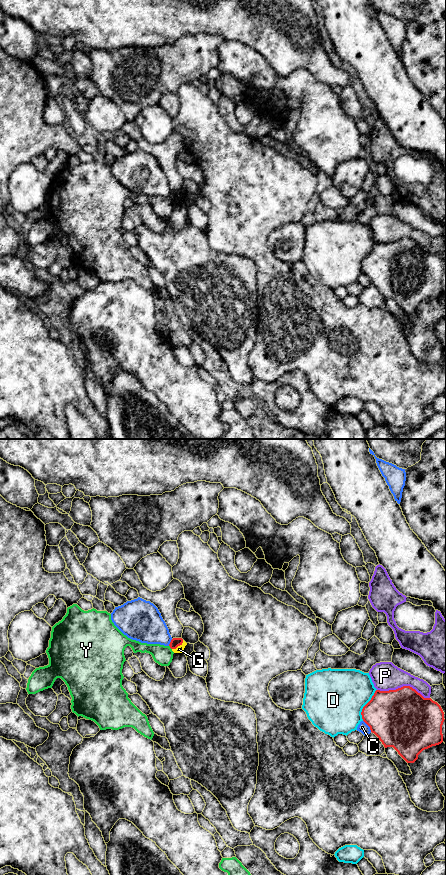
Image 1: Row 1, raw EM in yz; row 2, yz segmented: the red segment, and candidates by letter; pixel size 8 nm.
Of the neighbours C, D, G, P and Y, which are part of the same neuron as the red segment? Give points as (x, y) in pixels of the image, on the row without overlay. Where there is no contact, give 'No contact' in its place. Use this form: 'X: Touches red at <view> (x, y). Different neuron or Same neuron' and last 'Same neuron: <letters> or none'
C: Touches red at yz (368, 277). Different neuron
D: Touches red at yz (365, 257). Different neuron
G: Touches red at yz (178, 197). Different neuron
P: Touches red at yz (403, 238). Different neuron
Y: Touches red at yz (170, 199). Different neuron
Same neuron: none

